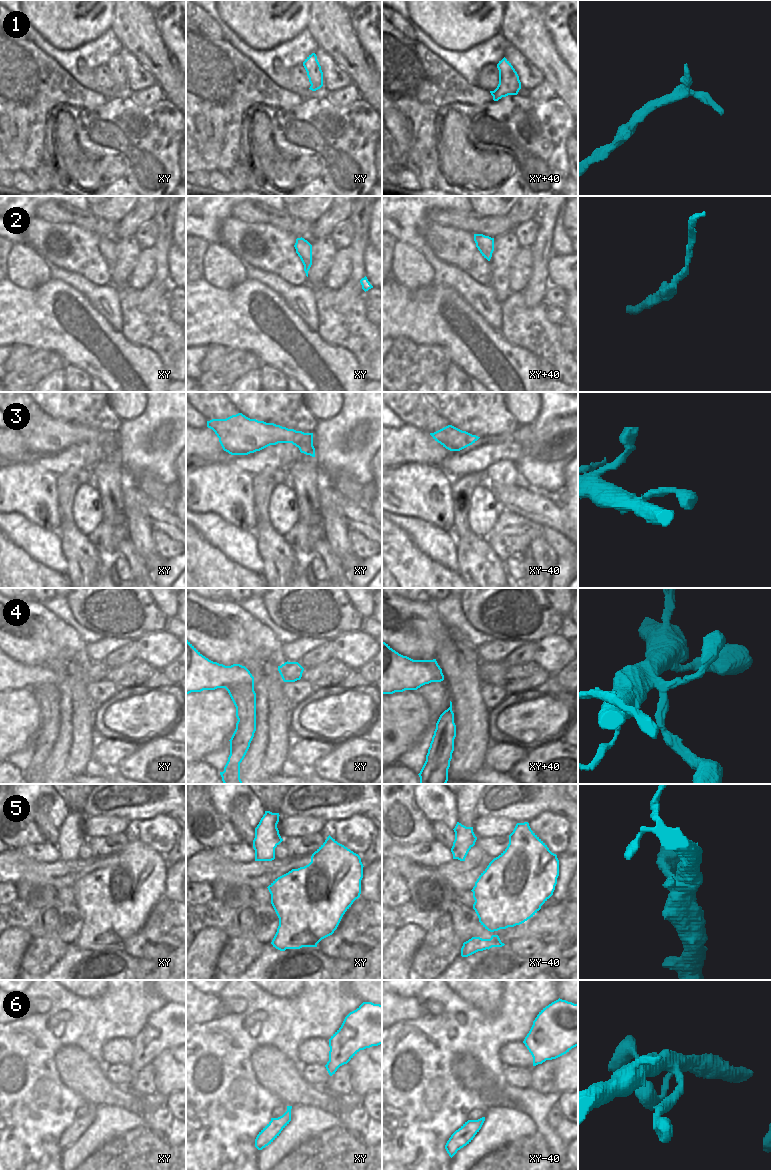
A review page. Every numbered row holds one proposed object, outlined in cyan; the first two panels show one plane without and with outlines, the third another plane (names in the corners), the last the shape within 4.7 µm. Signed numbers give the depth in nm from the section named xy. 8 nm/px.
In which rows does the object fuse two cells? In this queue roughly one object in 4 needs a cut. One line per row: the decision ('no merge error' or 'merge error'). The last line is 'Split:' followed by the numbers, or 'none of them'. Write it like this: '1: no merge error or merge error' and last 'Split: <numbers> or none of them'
1: no merge error
2: no merge error
3: no merge error
4: no merge error
5: no merge error
6: no merge error
Split: none of them

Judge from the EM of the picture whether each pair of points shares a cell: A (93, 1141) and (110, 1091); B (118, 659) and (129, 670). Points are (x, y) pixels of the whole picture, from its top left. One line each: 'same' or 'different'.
A: different
B: different

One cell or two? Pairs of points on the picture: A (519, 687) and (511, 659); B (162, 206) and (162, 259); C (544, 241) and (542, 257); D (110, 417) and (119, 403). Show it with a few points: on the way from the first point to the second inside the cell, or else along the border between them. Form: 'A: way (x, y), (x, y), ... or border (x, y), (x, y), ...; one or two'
A: border (533, 659), (514, 665), (502, 662); two
B: way (163, 219), (162, 246); one
C: way (542, 245), (542, 253); one
D: border (108, 402), (112, 410), (123, 420); two

